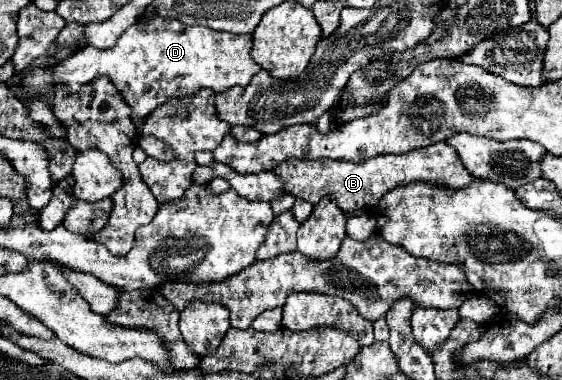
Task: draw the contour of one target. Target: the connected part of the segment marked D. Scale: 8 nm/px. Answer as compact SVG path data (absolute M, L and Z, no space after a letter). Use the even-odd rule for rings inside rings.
M143 17L119 37L115 47L81 47L71 55L71 59L65 59L51 69L29 71L23 77L23 83L29 95L45 95L53 91L55 83L63 83L65 87L71 87L71 91L79 91L79 87L89 83L89 79L95 79L95 75L107 75L131 107L135 129L141 131L145 115L173 97L187 97L199 89L213 89L219 93L235 85L247 87L251 77L261 71L261 67L251 59L251 47L251 35L219 33L201 25L187 27L175 19Z

